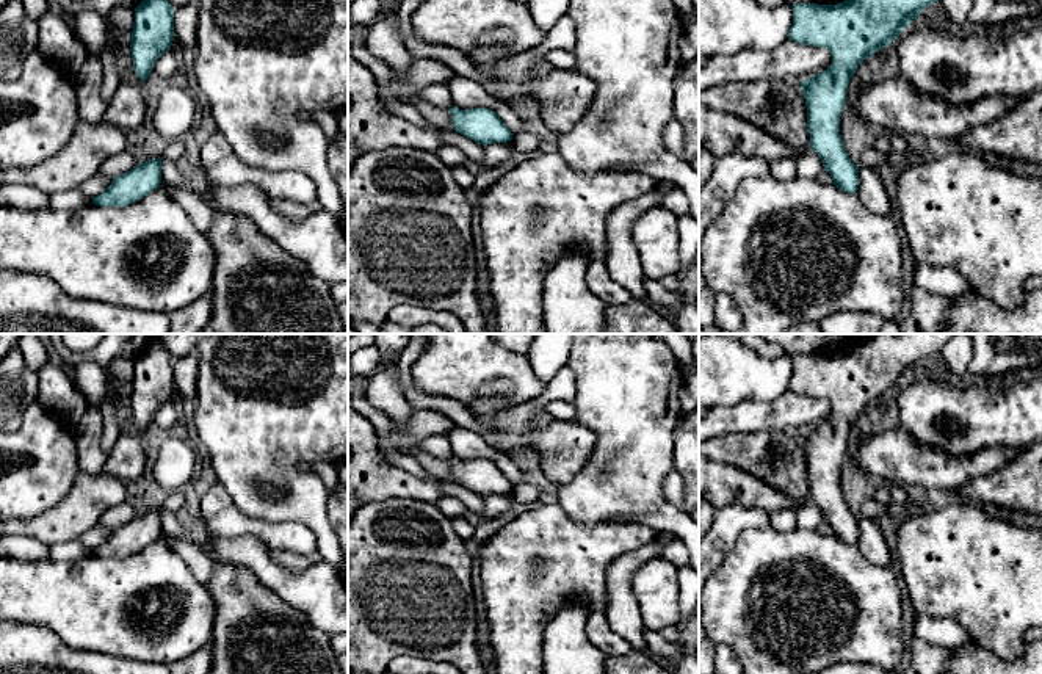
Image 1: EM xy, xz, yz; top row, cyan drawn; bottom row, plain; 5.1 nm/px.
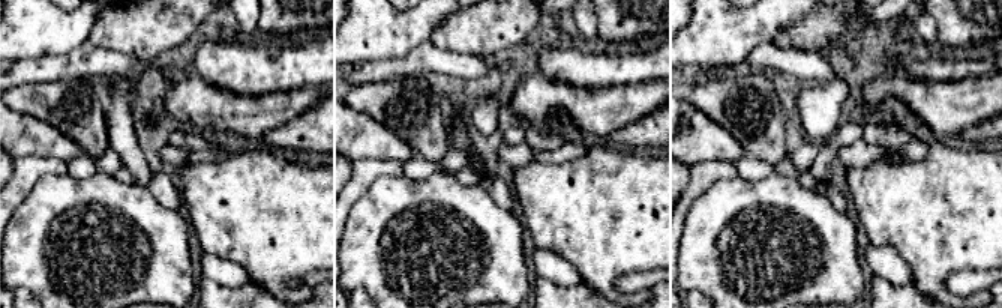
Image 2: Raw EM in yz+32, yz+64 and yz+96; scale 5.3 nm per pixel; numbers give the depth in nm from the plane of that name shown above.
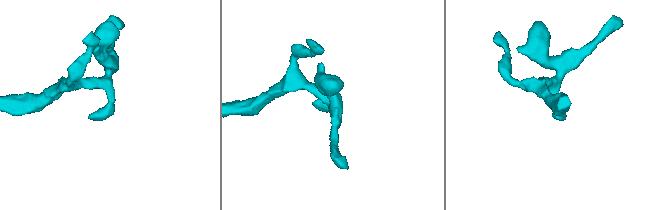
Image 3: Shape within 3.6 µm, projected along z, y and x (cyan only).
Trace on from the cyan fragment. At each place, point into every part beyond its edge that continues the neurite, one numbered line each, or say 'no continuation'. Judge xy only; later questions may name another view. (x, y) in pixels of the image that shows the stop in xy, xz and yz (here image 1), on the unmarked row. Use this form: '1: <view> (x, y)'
no continuation

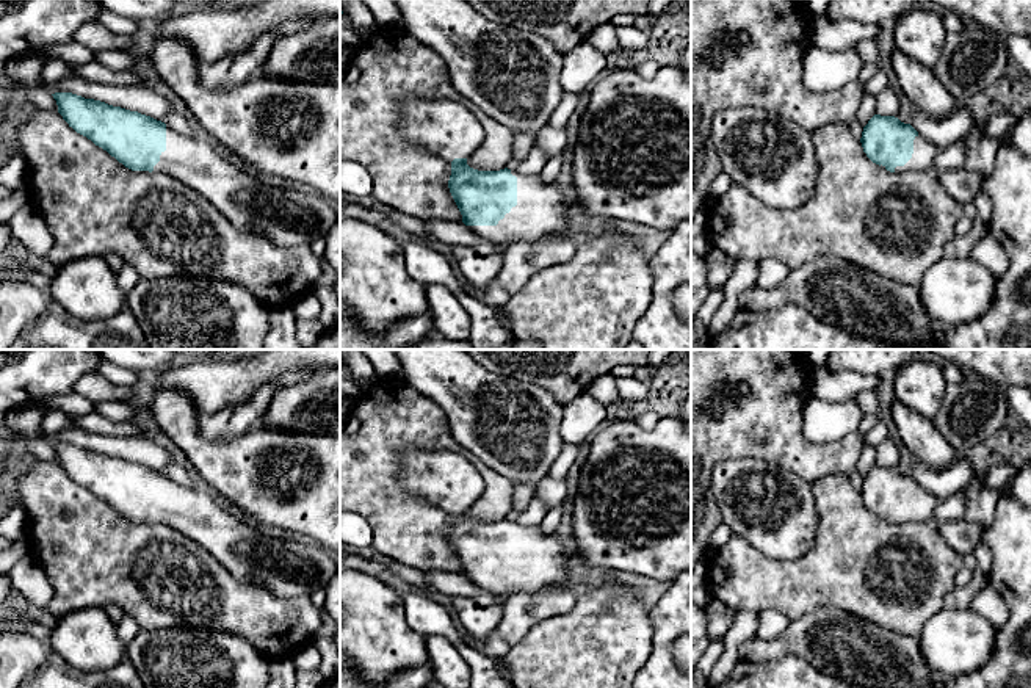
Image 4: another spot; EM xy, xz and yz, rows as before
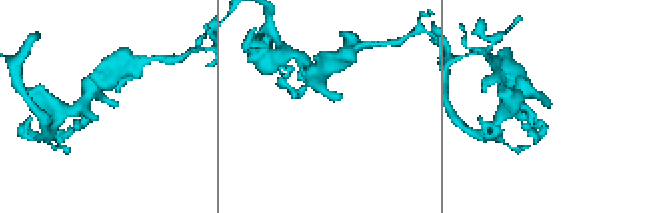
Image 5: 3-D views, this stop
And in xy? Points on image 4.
1: xy (289, 568)

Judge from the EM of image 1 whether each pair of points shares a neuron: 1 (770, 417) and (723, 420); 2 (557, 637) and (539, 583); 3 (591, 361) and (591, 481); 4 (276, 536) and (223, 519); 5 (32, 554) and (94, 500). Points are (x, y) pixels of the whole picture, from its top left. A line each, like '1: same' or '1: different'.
1: same
2: different
3: same
4: same
5: different

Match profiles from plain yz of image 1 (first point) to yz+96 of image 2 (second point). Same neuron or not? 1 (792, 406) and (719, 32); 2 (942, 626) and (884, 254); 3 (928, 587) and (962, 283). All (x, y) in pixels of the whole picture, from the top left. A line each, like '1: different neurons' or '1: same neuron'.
1: different neurons
2: same neuron
3: different neurons

